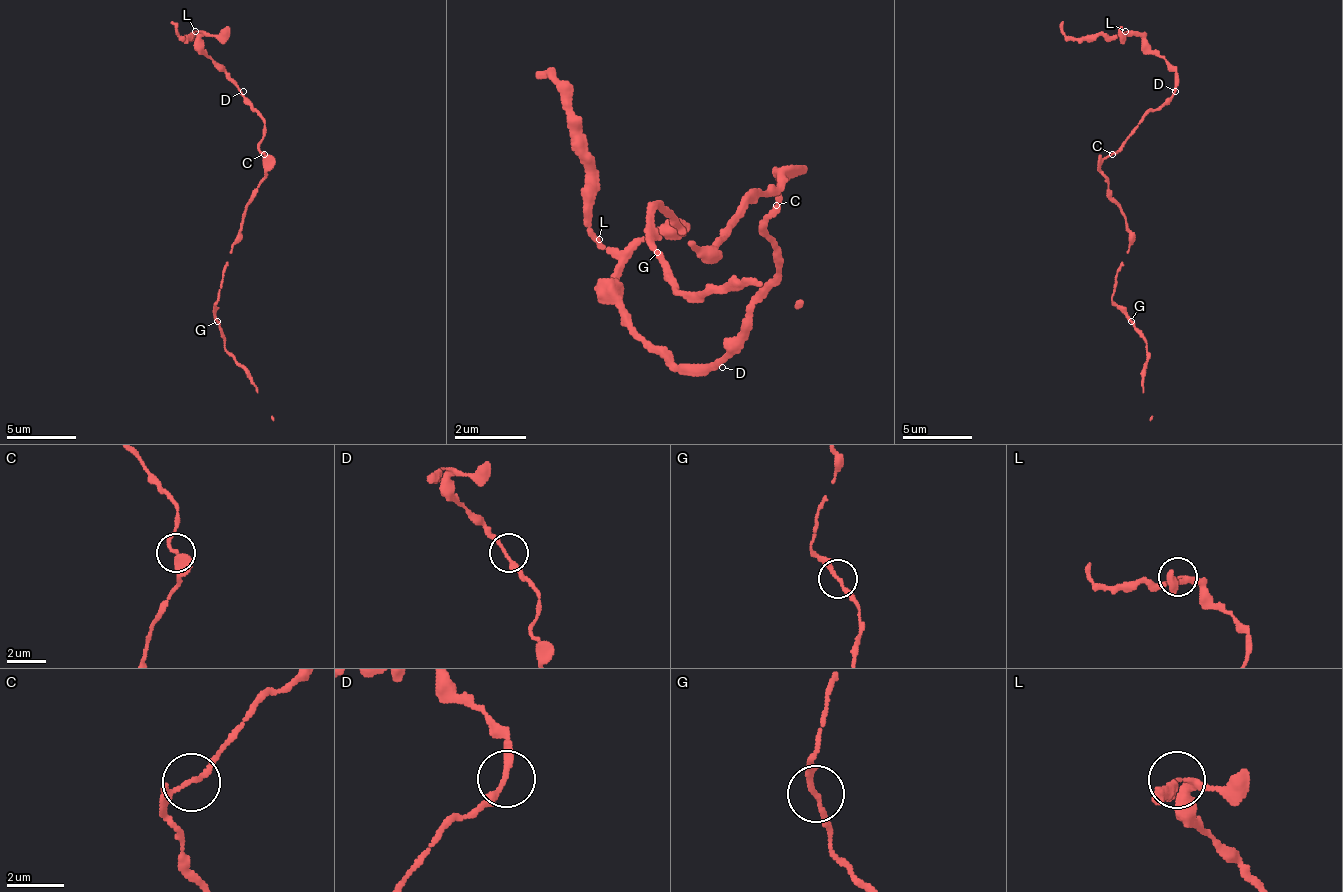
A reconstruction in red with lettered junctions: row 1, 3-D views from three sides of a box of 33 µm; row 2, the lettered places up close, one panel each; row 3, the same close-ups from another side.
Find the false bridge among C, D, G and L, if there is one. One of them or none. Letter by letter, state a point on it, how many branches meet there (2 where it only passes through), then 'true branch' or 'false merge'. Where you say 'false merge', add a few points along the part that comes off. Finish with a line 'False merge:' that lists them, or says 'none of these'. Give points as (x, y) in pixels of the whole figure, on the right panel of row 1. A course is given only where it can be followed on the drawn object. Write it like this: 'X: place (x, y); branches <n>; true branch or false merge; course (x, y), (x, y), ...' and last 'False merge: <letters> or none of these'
C: place (1112, 154); branches 2; true branch
D: place (1175, 91); branches 2; true branch
G: place (1131, 321); branches 2; true branch
L: place (1125, 31); branches 3; true branch
False merge: none of these

